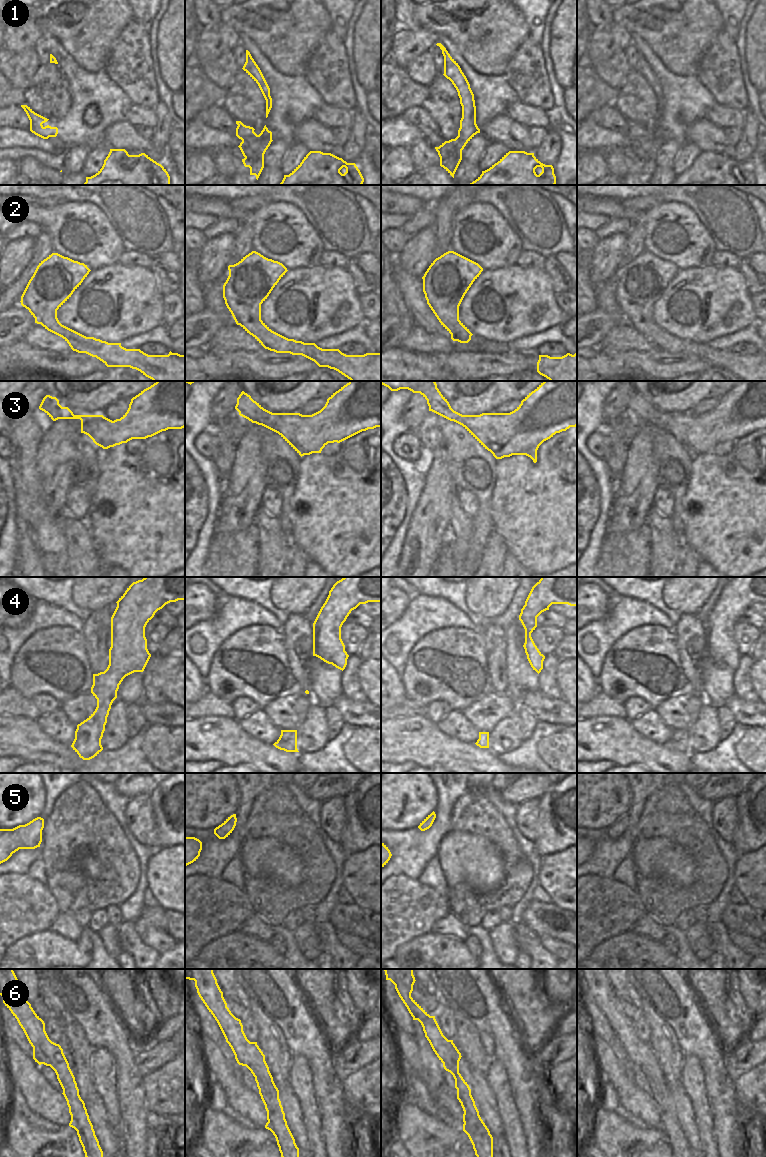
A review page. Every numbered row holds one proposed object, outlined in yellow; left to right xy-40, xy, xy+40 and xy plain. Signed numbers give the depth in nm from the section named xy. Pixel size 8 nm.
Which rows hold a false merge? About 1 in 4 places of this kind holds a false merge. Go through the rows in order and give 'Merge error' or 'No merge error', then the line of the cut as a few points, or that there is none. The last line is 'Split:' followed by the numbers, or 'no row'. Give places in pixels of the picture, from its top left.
1: No merge error. No split
2: No merge error. No split
3: No merge error. No split
4: No merge error. No split
5: No merge error. No split
6: Merge error. Split along xy+40 (464, 1113), (465, 1124), (470, 1133), (489, 1134)
Split: 6.

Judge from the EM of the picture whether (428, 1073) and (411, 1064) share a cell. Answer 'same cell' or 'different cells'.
different cells

